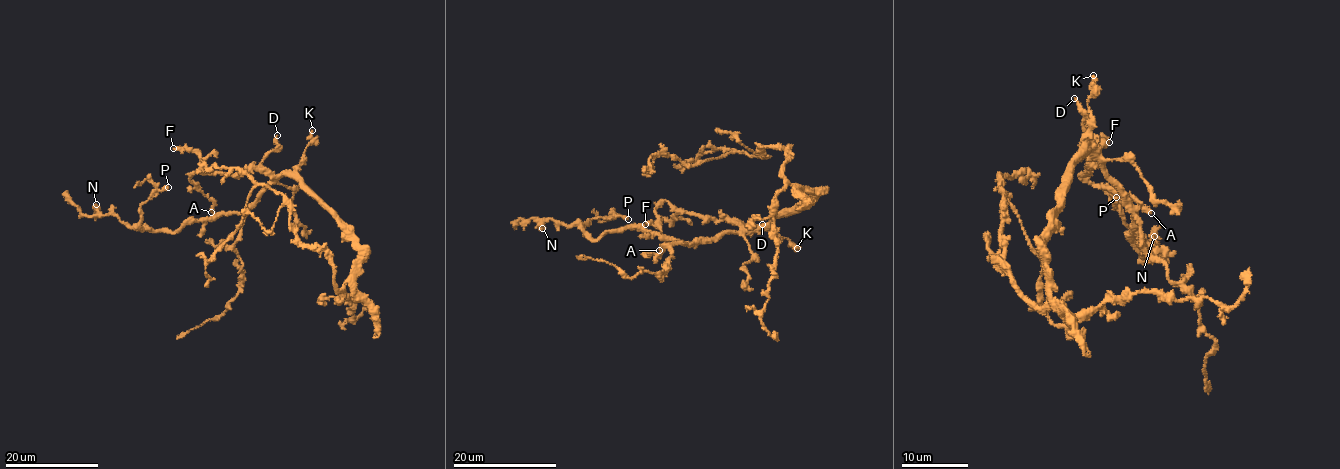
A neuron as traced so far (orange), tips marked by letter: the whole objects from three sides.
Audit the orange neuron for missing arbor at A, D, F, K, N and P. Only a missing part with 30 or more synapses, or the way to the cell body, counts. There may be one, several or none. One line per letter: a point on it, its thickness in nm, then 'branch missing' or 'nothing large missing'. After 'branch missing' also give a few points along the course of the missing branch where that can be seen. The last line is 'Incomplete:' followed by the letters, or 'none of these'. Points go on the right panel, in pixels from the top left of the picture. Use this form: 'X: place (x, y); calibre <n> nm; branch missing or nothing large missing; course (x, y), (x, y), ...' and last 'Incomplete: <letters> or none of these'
A: place (1151, 213); calibre 360 nm; nothing large missing
D: place (1074, 98); calibre 220 nm; branch missing; course (1074, 98), (1072, 76), (1076, 71), (1086, 79), (1084, 93)
F: place (1109, 142); calibre 360 nm; branch missing; course (1109, 142), (1118, 160), (1113, 181), (1118, 179), (1125, 200)
K: place (1093, 75); calibre 400 nm; nothing large missing
N: place (1154, 236); calibre 400 nm; nothing large missing
P: place (1116, 197); calibre 600 nm; nothing large missing
Incomplete: D, F

